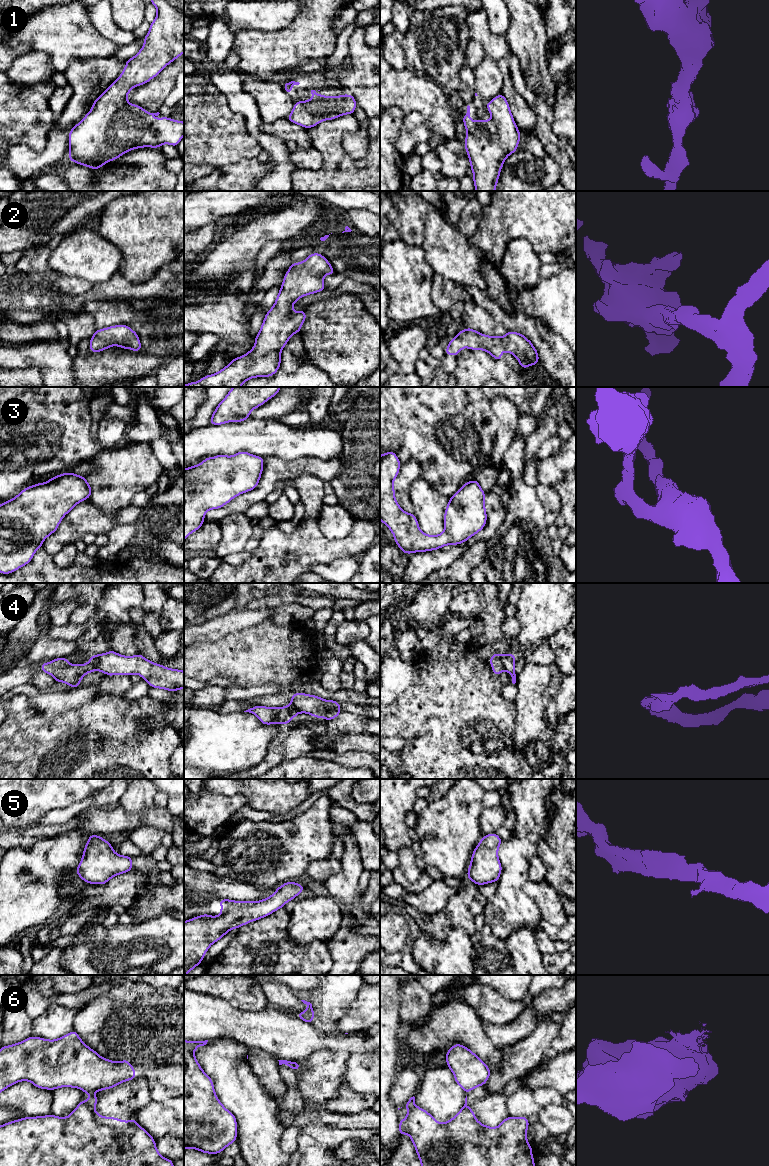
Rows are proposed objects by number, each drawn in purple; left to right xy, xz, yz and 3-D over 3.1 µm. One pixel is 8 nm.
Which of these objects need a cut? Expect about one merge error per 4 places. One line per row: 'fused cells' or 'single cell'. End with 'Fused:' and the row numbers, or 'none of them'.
1: single cell
2: single cell
3: single cell
4: fused cells
5: single cell
6: fused cells
Fused: 4, 6

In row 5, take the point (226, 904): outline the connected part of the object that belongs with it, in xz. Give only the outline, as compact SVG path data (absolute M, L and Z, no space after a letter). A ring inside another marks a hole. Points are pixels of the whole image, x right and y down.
M289 881L263 900L251 902L219 899L219 916L204 913L184 921L184 975L197 967L203 961L209 947L230 930L269 916L283 908L304 889L303 885Z

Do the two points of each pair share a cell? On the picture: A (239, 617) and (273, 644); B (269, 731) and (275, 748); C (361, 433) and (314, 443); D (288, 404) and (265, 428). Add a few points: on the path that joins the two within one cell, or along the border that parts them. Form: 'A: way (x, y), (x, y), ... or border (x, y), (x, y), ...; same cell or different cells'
A: border (272, 617), (252, 626), (228, 633); different cells
B: border (275, 725), (277, 733), (272, 739), (263, 760); different cells
C: border (338, 425), (343, 438), (343, 452), (341, 456); different cells
D: border (251, 417), (278, 420); different cells

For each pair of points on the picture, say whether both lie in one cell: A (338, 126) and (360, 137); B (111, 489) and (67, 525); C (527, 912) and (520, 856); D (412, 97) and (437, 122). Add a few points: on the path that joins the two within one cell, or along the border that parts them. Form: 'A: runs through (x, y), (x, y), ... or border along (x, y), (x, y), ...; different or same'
A: border along (359, 122), (342, 138), (351, 157); different
B: border along (89, 499), (106, 514), (115, 514); different
C: runs through (516, 898), (516, 870); same
D: runs through (419, 101), (433, 115); same

